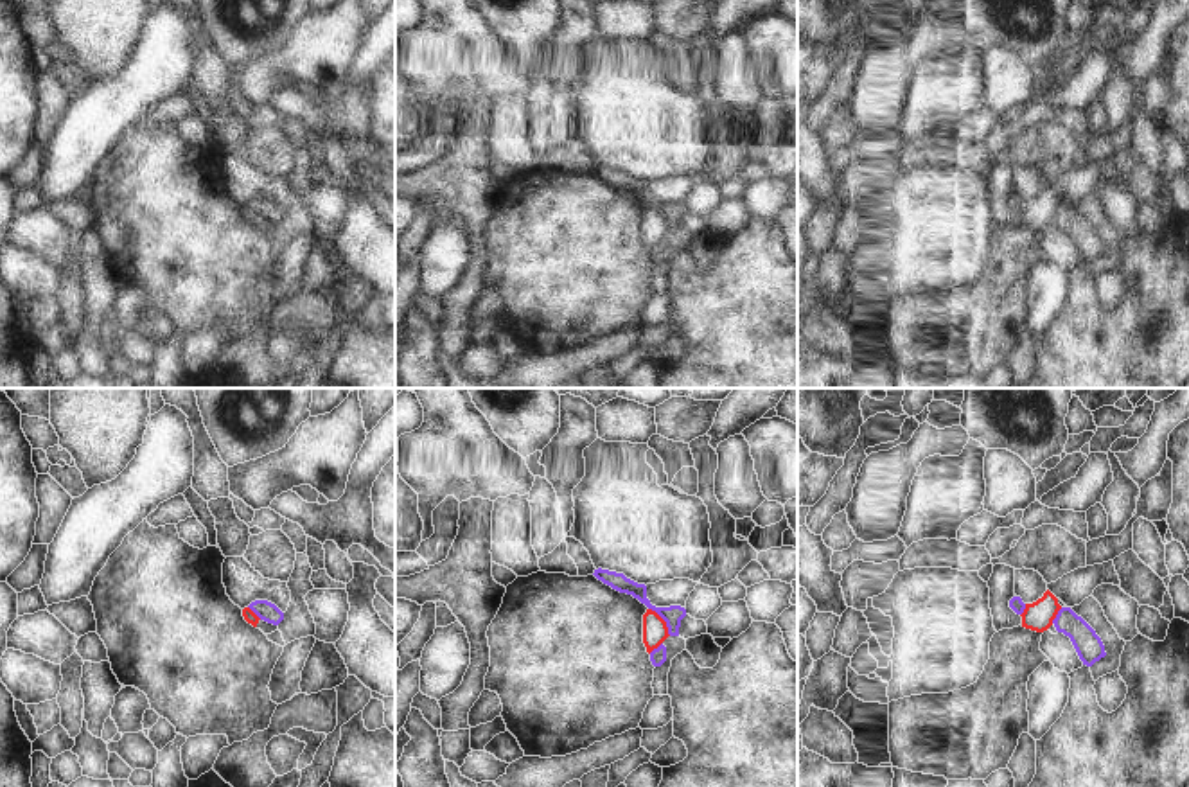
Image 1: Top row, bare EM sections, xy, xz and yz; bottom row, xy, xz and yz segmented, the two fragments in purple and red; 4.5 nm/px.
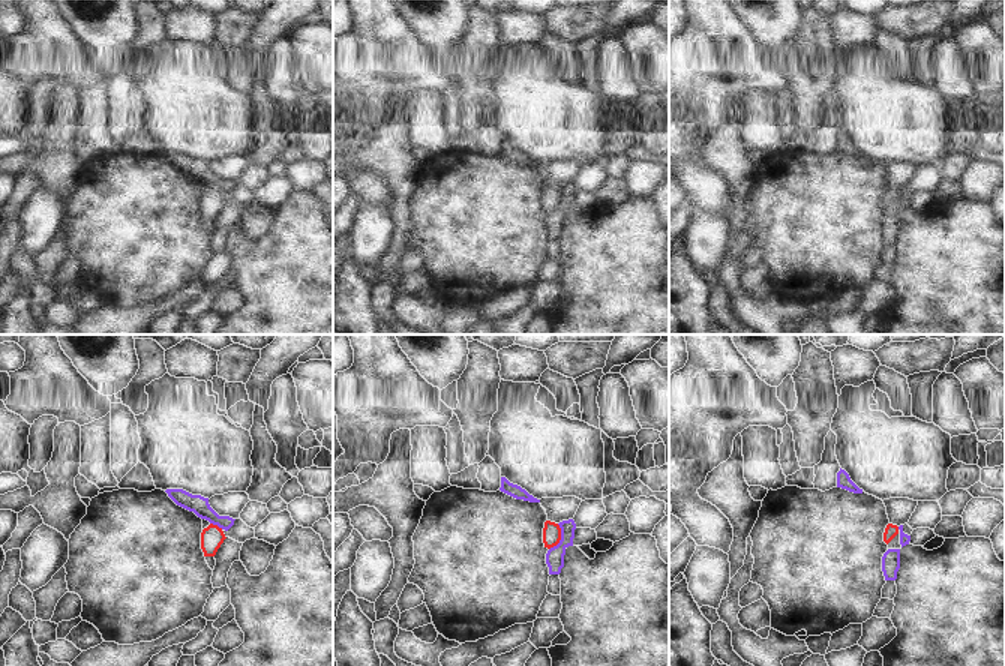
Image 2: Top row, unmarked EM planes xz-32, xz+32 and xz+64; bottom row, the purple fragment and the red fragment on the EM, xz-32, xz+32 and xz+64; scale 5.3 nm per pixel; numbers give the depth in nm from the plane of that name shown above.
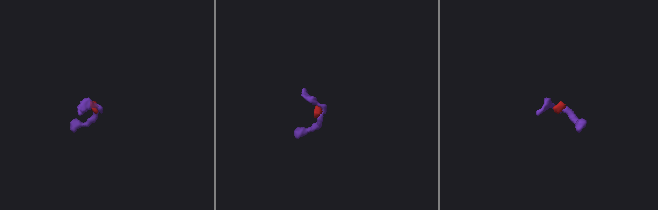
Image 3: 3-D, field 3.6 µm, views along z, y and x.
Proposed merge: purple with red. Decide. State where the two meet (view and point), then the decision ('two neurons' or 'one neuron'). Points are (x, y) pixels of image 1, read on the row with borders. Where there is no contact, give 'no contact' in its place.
xz (663, 618) | two neurons

